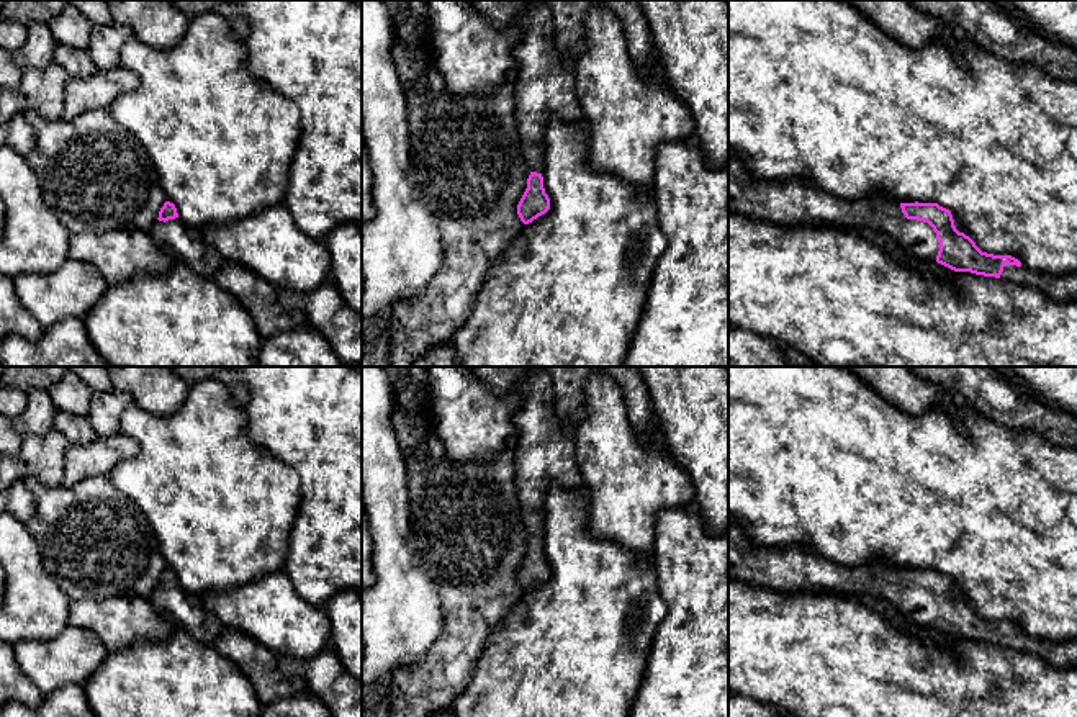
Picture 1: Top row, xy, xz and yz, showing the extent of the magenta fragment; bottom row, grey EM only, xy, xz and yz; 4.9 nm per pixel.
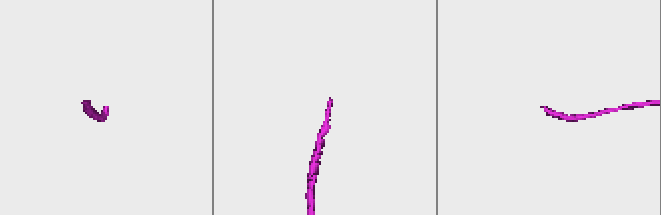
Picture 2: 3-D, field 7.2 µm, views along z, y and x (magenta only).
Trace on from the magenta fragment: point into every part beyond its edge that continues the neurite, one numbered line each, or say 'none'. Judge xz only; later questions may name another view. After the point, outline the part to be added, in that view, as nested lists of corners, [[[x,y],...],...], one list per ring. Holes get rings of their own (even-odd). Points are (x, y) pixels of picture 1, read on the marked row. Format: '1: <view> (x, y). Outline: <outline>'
1: xz (545, 90). Outline: [[[545,5],[525,10],[524,36],[512,56],[519,64],[514,90],[522,156],[529,172],[543,172],[545,133],[552,120],[568,124],[583,121],[573,64],[557,46],[553,18]]]

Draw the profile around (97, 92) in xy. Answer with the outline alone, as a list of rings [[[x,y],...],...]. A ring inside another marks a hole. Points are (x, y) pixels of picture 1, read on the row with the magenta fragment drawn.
[[[119,64],[110,70],[95,70],[87,79],[70,77],[64,92],[62,118],[72,120],[92,110],[108,110],[115,98],[137,85],[137,74]]]

